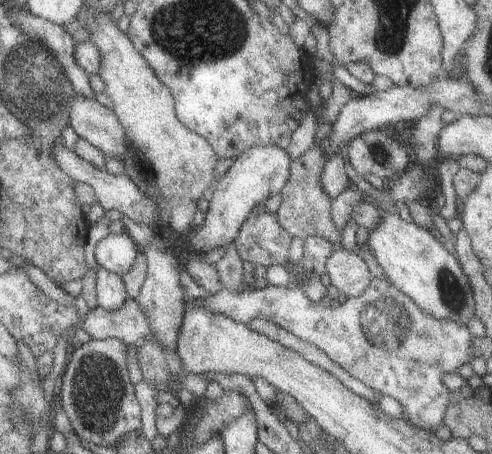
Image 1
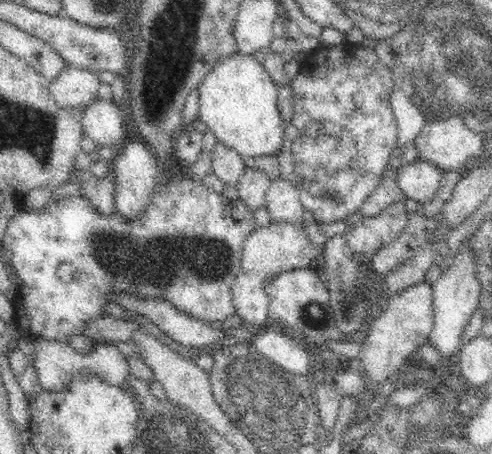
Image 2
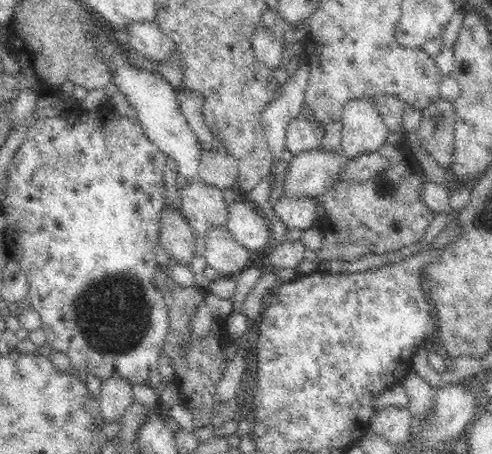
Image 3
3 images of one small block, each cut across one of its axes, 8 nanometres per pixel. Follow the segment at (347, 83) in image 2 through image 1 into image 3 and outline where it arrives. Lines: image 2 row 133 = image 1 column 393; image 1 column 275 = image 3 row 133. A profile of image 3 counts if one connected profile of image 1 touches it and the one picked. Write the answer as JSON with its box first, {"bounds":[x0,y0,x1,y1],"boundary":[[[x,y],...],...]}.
{"bounds":[286,116,326,156],"boundary":[[[300,116],[300,118],[292,120],[288,126],[286,148],[288,148],[288,152],[292,152],[292,156],[312,152],[312,150],[320,150],[324,146],[322,144],[324,134],[326,134],[326,130],[320,122]]]}

